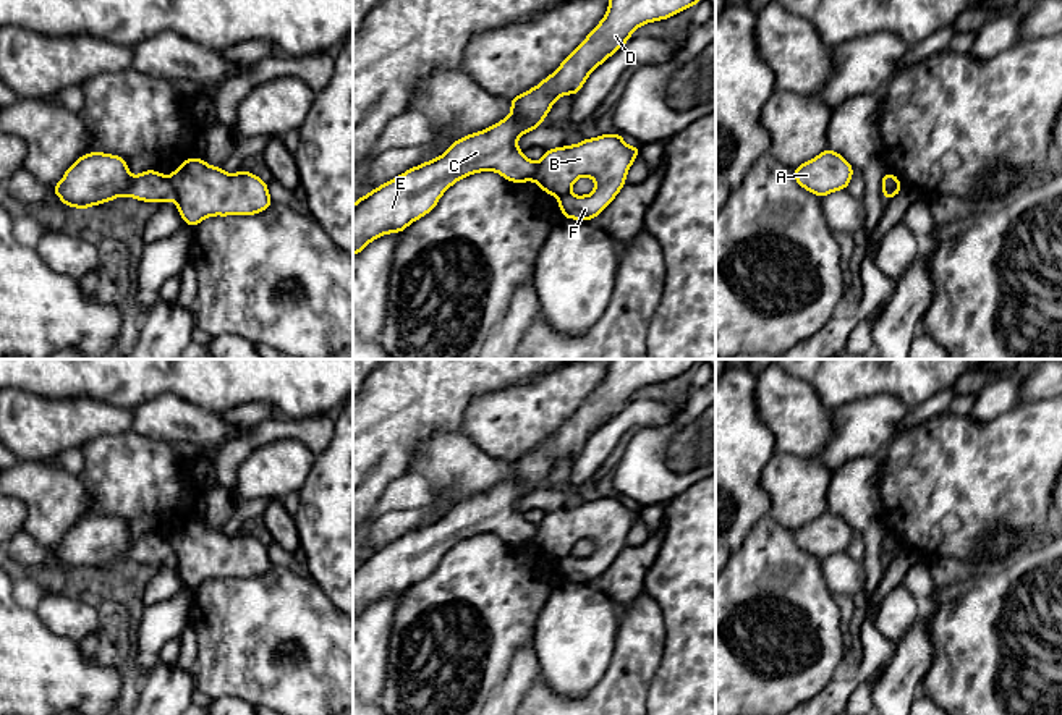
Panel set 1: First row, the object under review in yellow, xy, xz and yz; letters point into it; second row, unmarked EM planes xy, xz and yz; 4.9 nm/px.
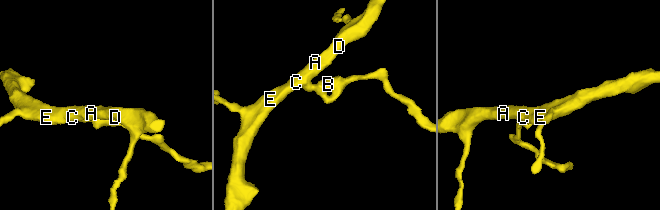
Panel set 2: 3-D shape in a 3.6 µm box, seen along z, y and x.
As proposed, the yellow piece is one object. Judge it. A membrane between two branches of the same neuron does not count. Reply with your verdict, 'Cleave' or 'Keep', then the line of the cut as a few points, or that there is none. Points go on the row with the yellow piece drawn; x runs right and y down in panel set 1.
Cleave. Split along xy (169, 178), (175, 199)

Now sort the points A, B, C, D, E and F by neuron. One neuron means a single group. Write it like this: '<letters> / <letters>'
A C D E / B F

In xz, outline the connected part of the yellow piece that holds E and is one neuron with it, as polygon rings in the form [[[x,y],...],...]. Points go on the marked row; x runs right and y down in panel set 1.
[[[610,0],[602,21],[588,37],[562,61],[562,65],[536,87],[510,99],[512,113],[497,125],[468,134],[452,142],[445,154],[406,170],[400,176],[384,183],[353,204],[353,256],[361,252],[371,241],[382,235],[401,233],[410,223],[431,212],[440,196],[458,180],[478,171],[497,171],[512,183],[533,180],[536,162],[525,157],[516,147],[516,139],[541,126],[554,102],[565,95],[576,95],[586,78],[610,55],[614,55],[633,31],[646,23],[667,19],[699,0]]]

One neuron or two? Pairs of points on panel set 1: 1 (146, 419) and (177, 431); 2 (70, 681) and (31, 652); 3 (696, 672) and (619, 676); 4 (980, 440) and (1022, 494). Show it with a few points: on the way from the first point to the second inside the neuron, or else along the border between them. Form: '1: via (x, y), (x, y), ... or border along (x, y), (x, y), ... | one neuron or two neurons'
1: via (154, 419), (165, 419), (169, 423) | one neuron
2: via (60, 678), (41, 662) | one neuron
3: border along (666, 639), (662, 660), (646, 698) | two neurons
4: via (981, 453), (1009, 481) | one neuron

